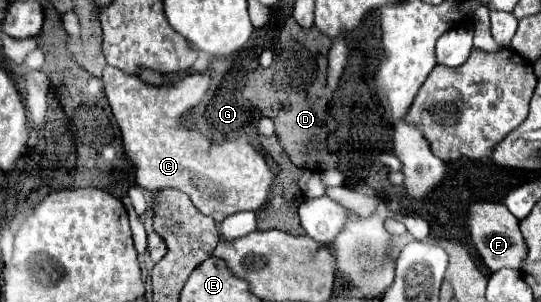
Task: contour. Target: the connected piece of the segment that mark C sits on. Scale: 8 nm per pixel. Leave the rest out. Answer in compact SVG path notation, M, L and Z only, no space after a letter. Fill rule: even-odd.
M106 66L102 80L112 114L122 130L124 152L136 166L138 186L146 190L176 188L218 224L234 212L258 210L266 202L274 176L260 152L246 140L210 144L198 130L180 126L180 116L204 98L210 86L206 74L190 74L176 86L150 86L132 74Z

